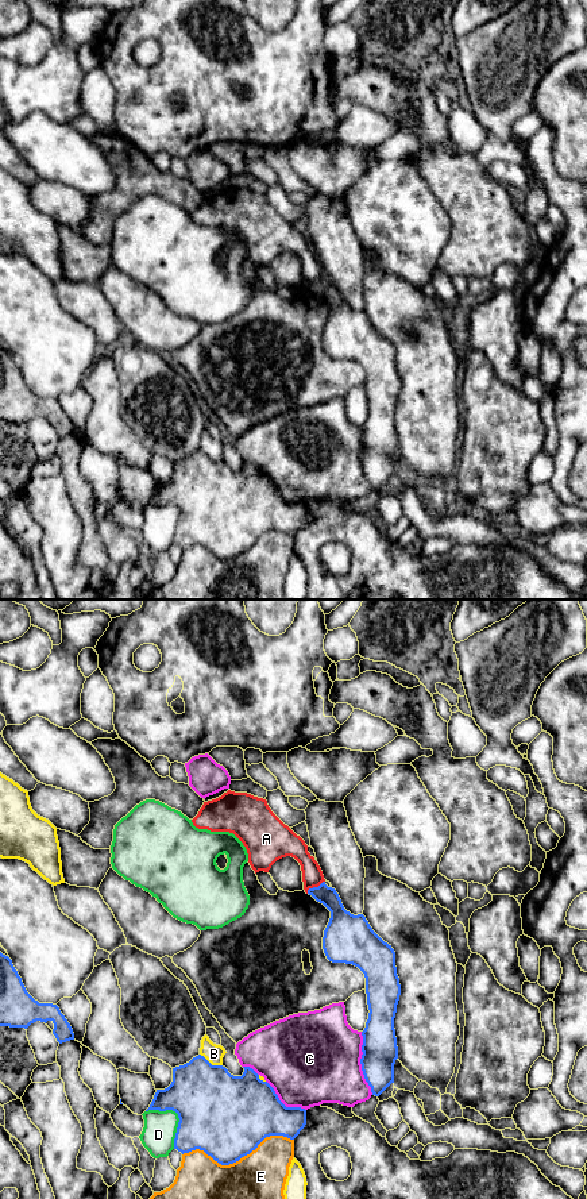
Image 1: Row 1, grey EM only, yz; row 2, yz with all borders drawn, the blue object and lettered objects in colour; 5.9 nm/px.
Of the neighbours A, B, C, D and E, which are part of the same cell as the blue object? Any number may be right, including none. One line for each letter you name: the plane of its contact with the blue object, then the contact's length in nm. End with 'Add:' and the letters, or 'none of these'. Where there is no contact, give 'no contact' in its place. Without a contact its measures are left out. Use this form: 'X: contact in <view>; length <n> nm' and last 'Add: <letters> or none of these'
Add: none of these

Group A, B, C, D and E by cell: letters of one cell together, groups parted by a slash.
A / B / C / D / E

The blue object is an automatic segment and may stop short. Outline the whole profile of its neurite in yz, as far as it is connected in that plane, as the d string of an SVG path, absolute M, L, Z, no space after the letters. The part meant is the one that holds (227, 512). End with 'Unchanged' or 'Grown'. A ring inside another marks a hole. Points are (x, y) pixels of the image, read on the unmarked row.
M198 450L189 458L173 463L173 477L165 485L157 485L146 505L173 505L179 517L174 544L189 548L200 544L221 560L229 560L250 550L270 531L294 535L306 520L306 505L286 502L274 483L259 474L250 462L243 462L242 471L233 471L223 460L212 460Z. Unchanged

